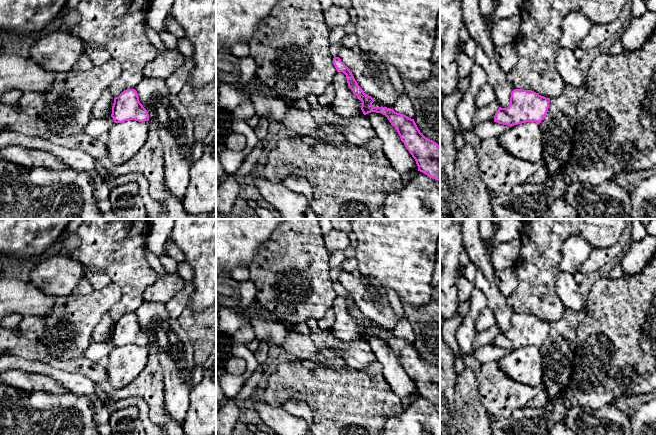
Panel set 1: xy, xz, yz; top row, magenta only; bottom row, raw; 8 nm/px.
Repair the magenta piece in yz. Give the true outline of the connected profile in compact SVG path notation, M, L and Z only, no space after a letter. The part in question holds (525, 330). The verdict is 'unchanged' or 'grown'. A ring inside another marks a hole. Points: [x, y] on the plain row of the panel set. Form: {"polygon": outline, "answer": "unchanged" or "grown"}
{"polygon": "M514 313L507 332L497 334L494 346L510 351L526 346L538 348L545 342L550 322L539 319L532 314Z", "answer": "unchanged"}

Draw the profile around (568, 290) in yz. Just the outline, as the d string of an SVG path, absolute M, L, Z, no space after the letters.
M560 271L556 280L556 293L566 309L580 311L586 307L580 284L571 273Z

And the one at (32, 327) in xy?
M25 315L18 326L19 333L29 340L39 341L44 335L45 319L40 315Z

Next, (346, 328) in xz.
M337 296L332 309L335 313L335 323L330 331L341 341L355 341L363 339L362 326L348 311L346 299Z

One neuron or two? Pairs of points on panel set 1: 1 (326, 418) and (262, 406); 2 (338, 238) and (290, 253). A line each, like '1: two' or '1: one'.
1: two
2: two

